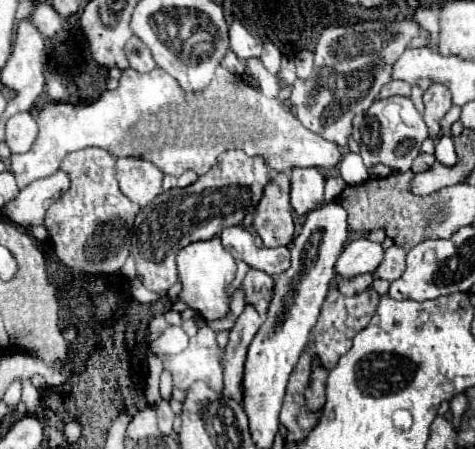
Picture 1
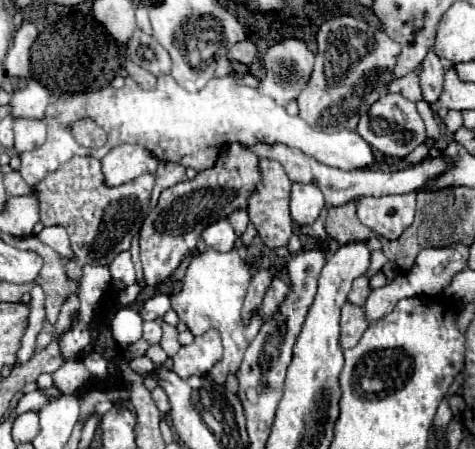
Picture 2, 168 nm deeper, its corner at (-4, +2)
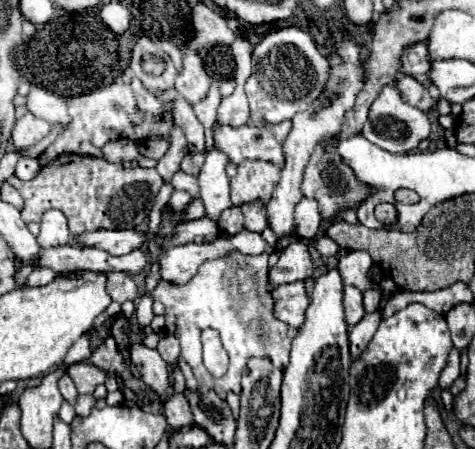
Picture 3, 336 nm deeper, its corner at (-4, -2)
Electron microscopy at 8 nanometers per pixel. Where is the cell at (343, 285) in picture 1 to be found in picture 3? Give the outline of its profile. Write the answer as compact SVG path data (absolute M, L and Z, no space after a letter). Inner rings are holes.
M346 287L344 289L344 309L346 309L346 321L350 327L354 327L364 317L364 301L362 291L358 287Z

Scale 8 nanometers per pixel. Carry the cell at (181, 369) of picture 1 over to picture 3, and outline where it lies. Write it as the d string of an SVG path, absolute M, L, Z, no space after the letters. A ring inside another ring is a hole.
M212 329L202 331L202 351L204 351L204 365L206 369L216 375L222 377L224 371L228 369L228 355L222 347L220 335Z

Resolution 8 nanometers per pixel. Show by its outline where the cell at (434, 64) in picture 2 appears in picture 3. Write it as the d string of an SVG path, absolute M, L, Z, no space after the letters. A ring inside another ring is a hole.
M416 43L416 47L408 47L402 59L402 69L404 75L412 75L418 79L424 87L430 87L432 81L428 77L430 73L430 57L428 57L428 47L424 43Z

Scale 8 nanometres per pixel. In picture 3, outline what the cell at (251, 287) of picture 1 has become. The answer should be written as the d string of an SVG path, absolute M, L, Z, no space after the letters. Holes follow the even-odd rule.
M302 281L280 285L272 291L274 299L274 315L276 319L288 323L290 327L298 329L304 323L304 311L308 307L308 295Z

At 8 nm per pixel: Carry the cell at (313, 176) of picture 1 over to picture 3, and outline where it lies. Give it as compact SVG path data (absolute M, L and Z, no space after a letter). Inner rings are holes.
M302 197L302 201L296 205L296 211L294 211L296 233L302 239L314 239L320 229L320 223L322 223L322 217L320 217L316 199Z

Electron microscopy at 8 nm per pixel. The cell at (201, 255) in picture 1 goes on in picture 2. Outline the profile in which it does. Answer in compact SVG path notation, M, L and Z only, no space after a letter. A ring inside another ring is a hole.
M206 249L204 253L196 255L186 271L184 277L184 287L178 295L172 295L172 309L178 313L180 321L186 323L186 327L190 329L190 333L194 337L202 335L204 331L208 331L210 327L222 331L222 341L224 341L224 363L216 363L216 367L212 367L212 371L208 371L206 379L224 385L228 375L234 375L240 367L242 355L246 351L246 347L250 345L250 341L256 337L256 333L260 331L260 327L266 323L266 319L262 319L260 315L252 315L250 323L242 323L240 311L244 305L244 295L250 283L250 269L244 267L244 261L240 259L238 251L232 249L230 253L218 253L214 249Z

